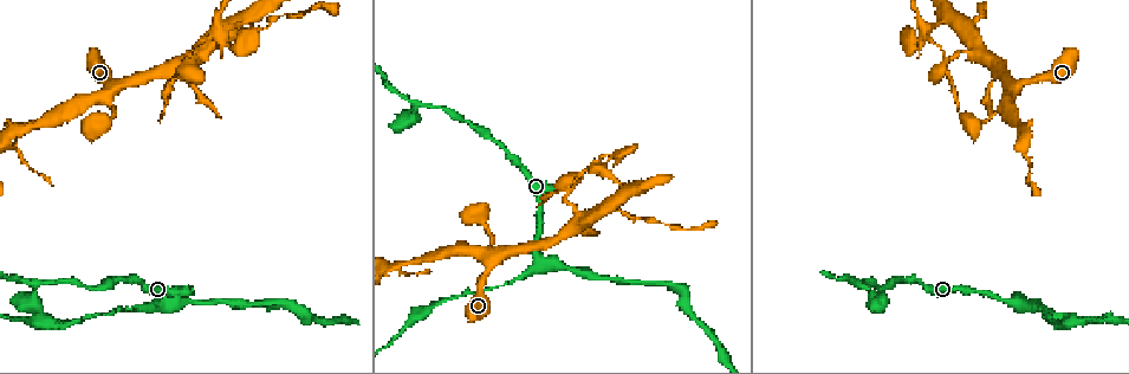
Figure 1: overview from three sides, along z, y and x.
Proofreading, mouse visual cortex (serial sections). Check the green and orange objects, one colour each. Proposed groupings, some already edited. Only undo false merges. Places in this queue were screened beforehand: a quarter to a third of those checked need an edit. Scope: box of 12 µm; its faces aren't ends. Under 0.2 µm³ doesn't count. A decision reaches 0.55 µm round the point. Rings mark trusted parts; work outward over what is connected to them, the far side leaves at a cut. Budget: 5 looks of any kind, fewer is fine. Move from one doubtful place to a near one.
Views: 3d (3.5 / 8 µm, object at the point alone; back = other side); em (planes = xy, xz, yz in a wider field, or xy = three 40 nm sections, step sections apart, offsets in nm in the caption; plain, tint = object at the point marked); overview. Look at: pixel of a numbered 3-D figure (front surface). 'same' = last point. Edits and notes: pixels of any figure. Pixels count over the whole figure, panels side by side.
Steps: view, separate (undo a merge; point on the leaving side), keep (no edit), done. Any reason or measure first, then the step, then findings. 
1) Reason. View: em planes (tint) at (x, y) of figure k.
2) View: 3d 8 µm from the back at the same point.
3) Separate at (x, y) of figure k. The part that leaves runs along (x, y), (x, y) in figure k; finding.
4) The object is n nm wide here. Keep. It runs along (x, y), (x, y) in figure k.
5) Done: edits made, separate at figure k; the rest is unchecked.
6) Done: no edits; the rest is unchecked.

Sharp bend. View: 3d 3.5 µm at (543, 262) of figure 1.

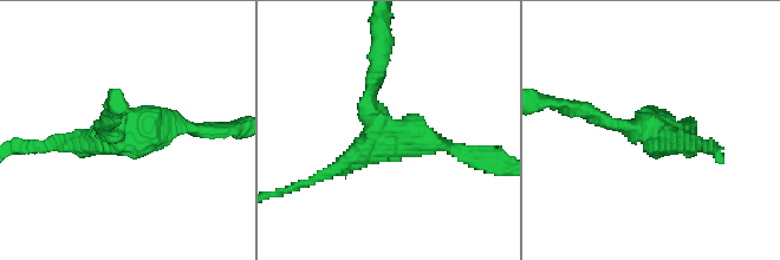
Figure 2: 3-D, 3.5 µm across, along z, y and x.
View: em xy step 2 (tint) at (386, 135) of figure 2.

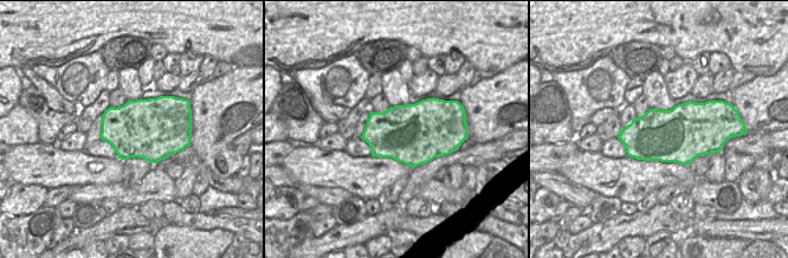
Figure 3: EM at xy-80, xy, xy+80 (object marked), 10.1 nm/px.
3 arms meet here. Keep. It runs along (375, 72), (375, 127), (459, 150) in figure 2; all the same cell.

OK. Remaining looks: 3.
Three-way junction. View: 3d 3.5 µm at (1019, 133) of figure 1.

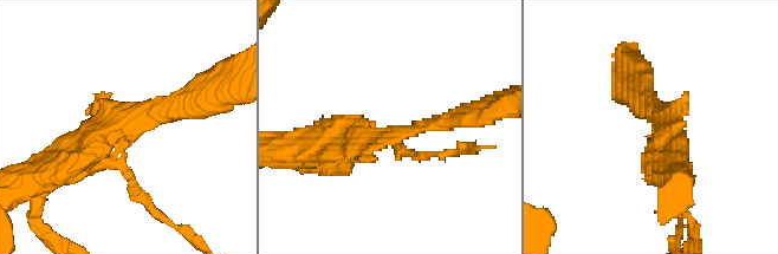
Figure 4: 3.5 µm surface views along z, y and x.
View: em xy step 2 (tint) at (118, 126) of figure 4.

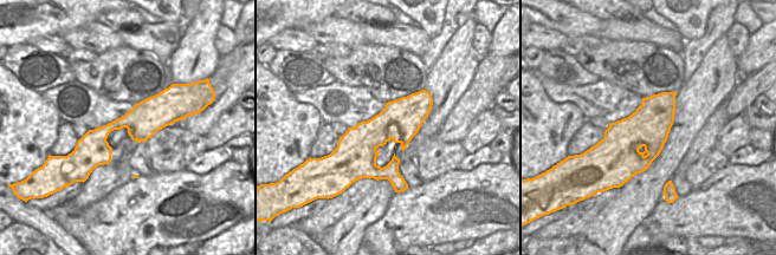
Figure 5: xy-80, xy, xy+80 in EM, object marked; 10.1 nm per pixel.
Keep. Continuous, no second cell.

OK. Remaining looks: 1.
Done: no edits; the rest is unchecked.

